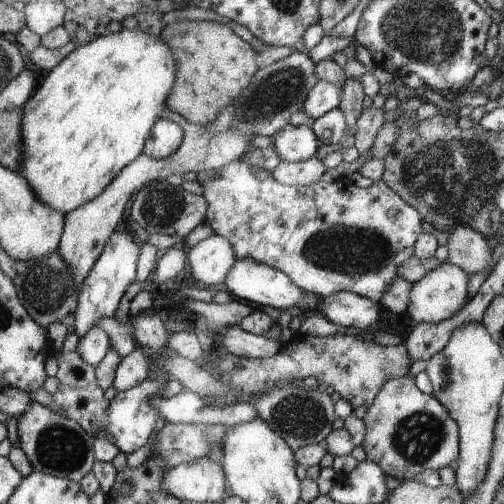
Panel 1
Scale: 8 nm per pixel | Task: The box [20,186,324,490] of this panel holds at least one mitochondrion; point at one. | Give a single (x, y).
(58, 448)

